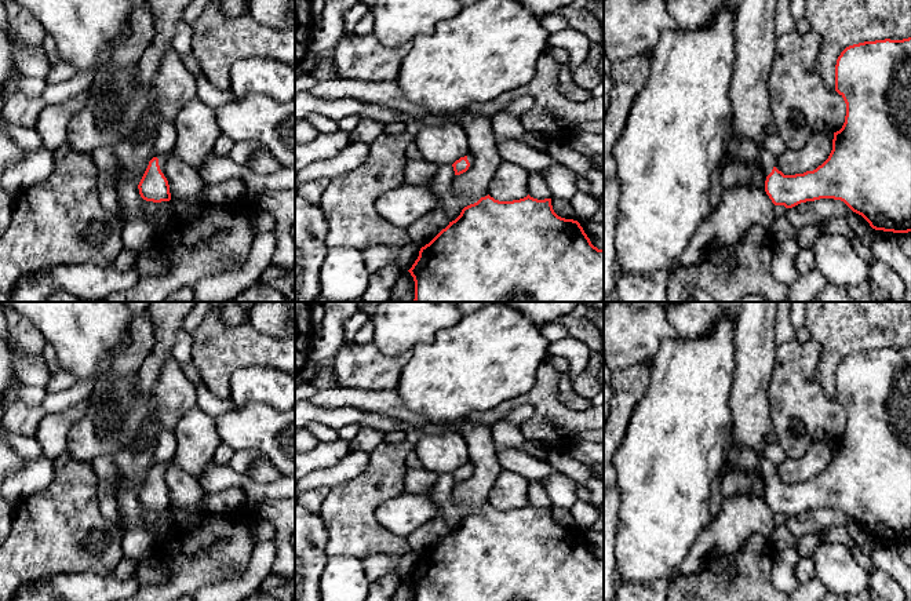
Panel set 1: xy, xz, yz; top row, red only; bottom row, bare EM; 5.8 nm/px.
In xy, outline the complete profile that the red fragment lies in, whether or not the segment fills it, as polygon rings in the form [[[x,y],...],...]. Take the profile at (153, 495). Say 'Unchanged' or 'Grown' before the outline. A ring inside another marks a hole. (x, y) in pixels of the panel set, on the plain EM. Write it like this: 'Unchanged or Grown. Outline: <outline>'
Grown. Outline: [[[174,458],[161,462],[158,466],[153,466],[149,470],[149,474],[138,493],[139,503],[143,509],[153,511],[171,509],[170,493],[163,482],[163,476],[172,463],[175,463]]]

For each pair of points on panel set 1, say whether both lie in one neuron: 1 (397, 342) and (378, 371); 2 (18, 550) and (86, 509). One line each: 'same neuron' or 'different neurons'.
1: different neurons
2: same neuron

